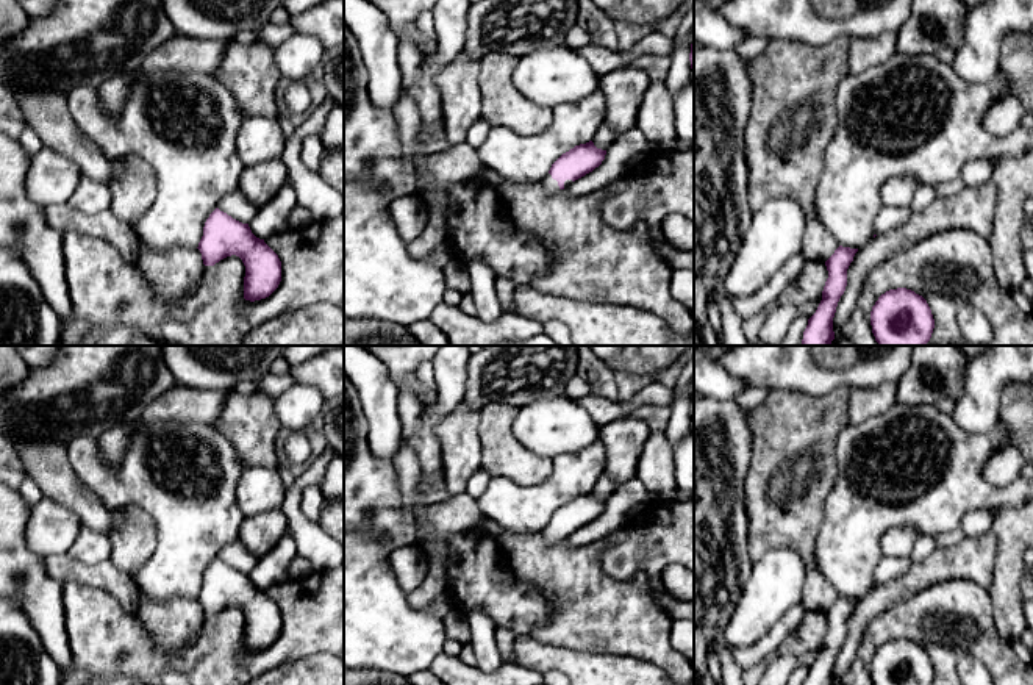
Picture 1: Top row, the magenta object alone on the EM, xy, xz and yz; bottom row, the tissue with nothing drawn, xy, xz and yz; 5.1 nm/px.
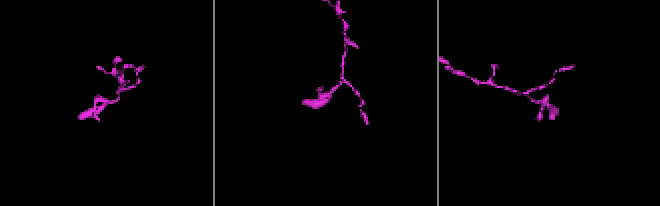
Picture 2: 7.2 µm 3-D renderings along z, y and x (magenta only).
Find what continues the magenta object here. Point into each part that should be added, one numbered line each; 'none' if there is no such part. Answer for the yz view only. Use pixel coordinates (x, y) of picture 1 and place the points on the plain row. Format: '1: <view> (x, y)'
none

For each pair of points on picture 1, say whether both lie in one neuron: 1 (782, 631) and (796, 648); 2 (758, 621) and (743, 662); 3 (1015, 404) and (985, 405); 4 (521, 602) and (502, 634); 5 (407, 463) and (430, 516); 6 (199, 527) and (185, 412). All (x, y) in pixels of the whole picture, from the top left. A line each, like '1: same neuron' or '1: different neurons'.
1: different neurons
2: different neurons
3: different neurons
4: different neurons
5: same neuron
6: different neurons

